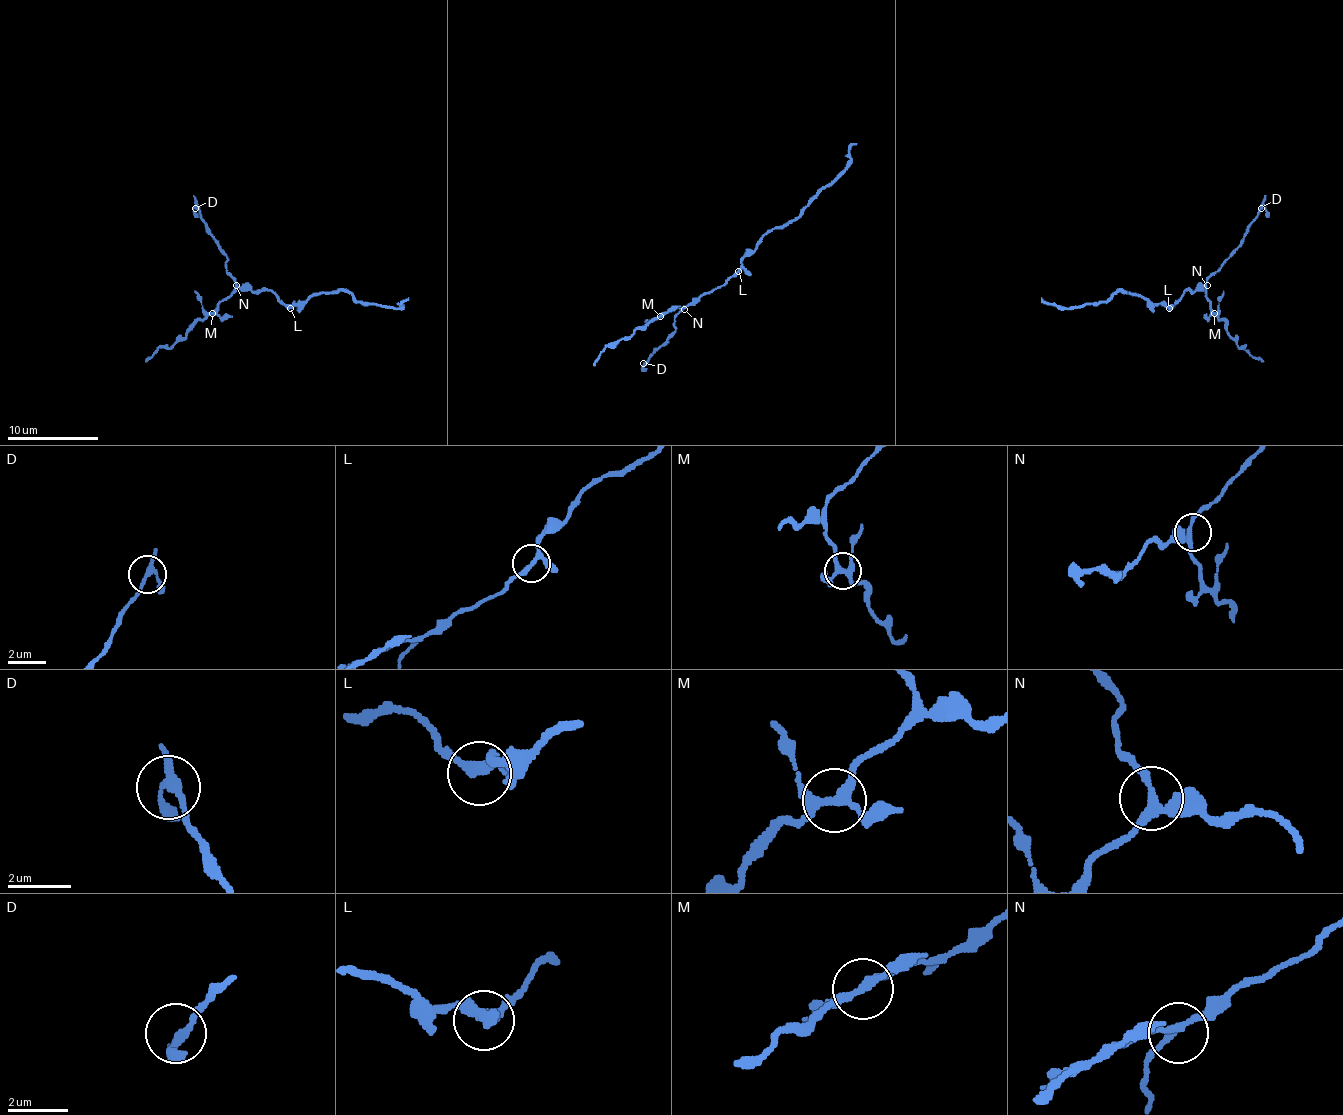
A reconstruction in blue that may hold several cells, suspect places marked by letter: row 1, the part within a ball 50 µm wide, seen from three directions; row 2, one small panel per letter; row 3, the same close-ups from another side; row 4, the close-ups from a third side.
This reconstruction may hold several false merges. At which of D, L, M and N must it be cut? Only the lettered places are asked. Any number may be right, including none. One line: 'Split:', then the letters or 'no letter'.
Split: no letter

